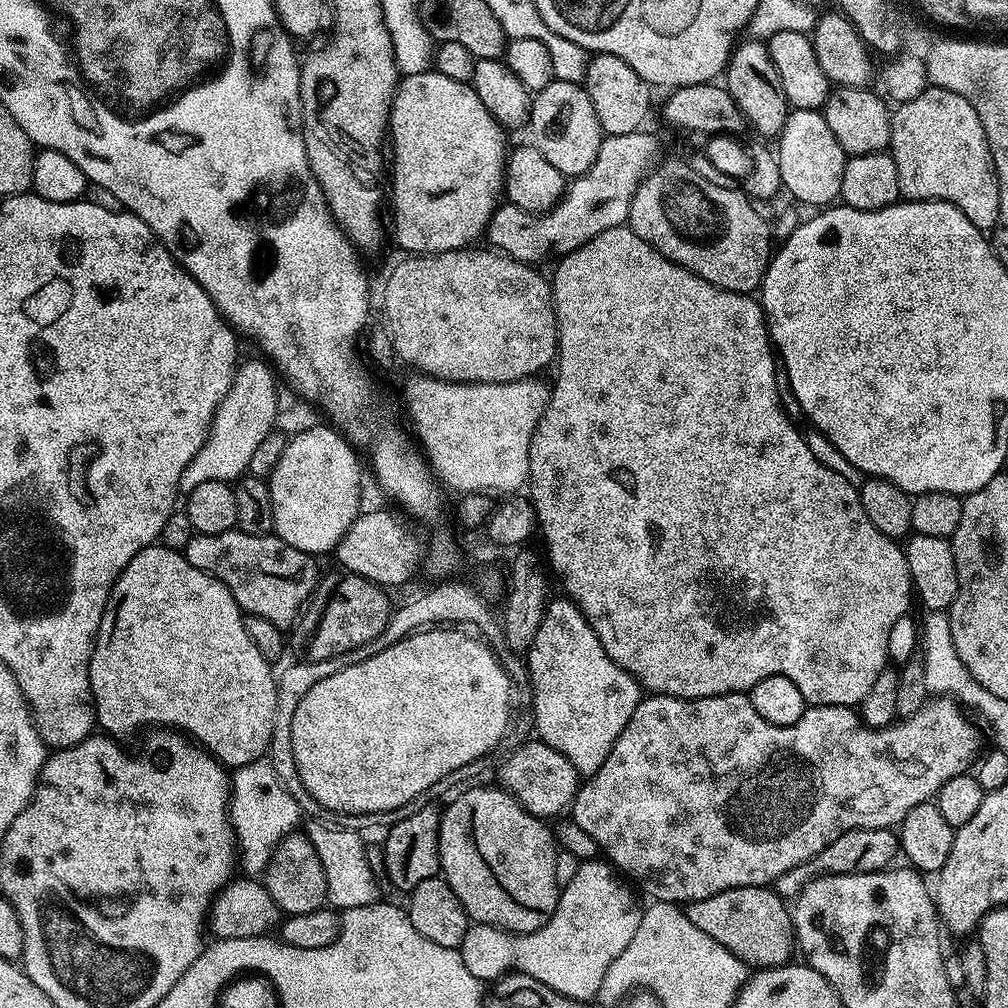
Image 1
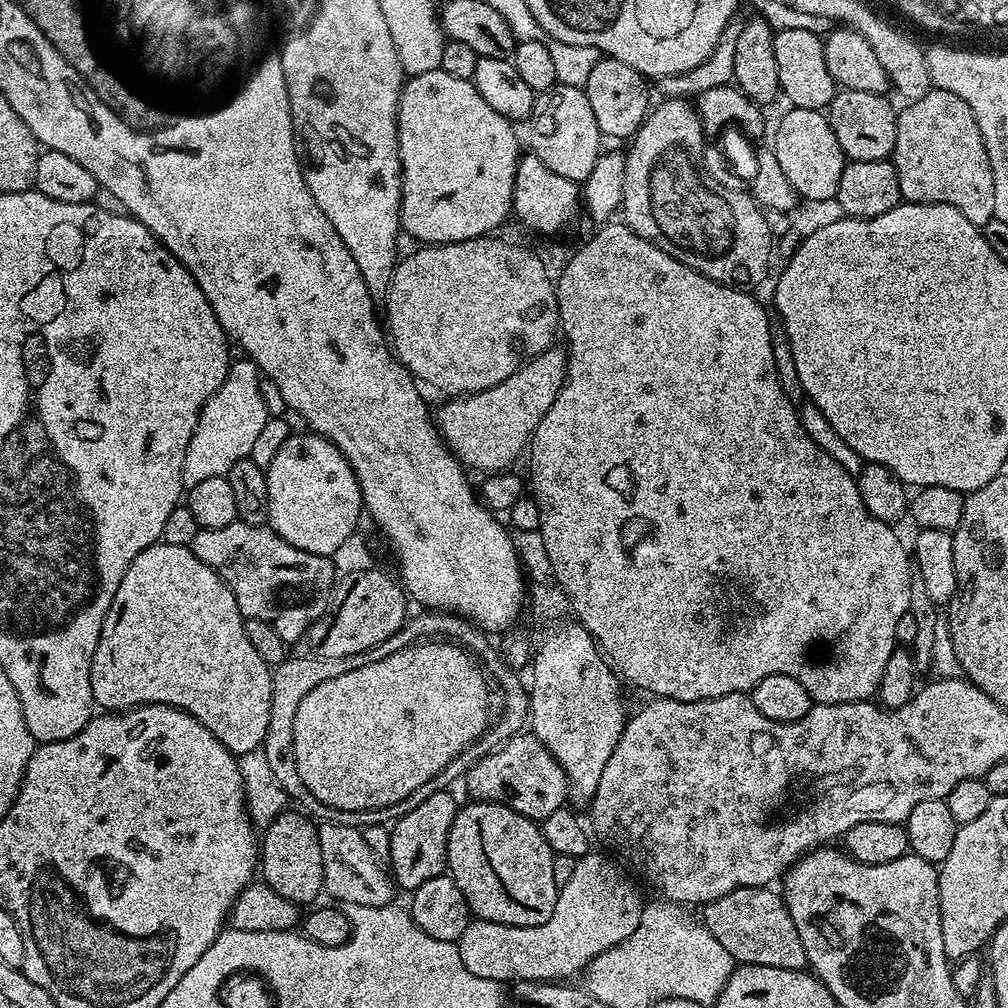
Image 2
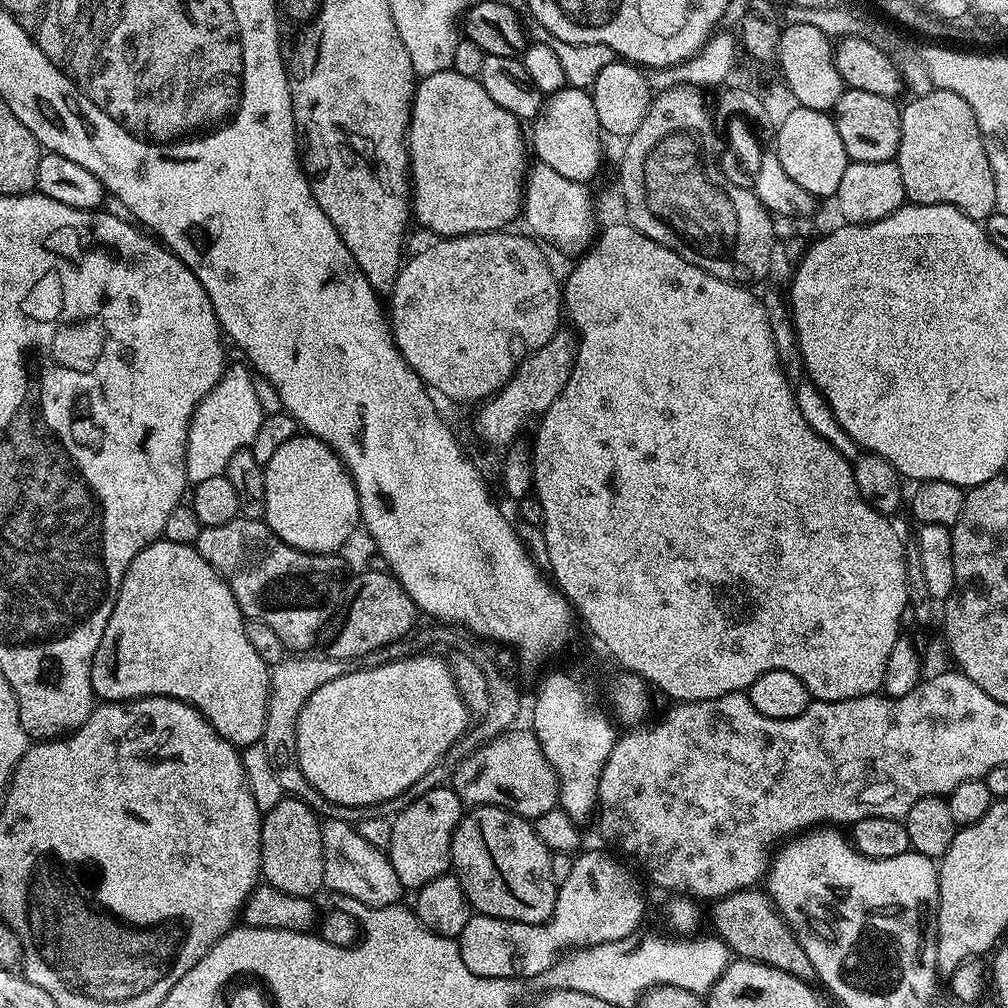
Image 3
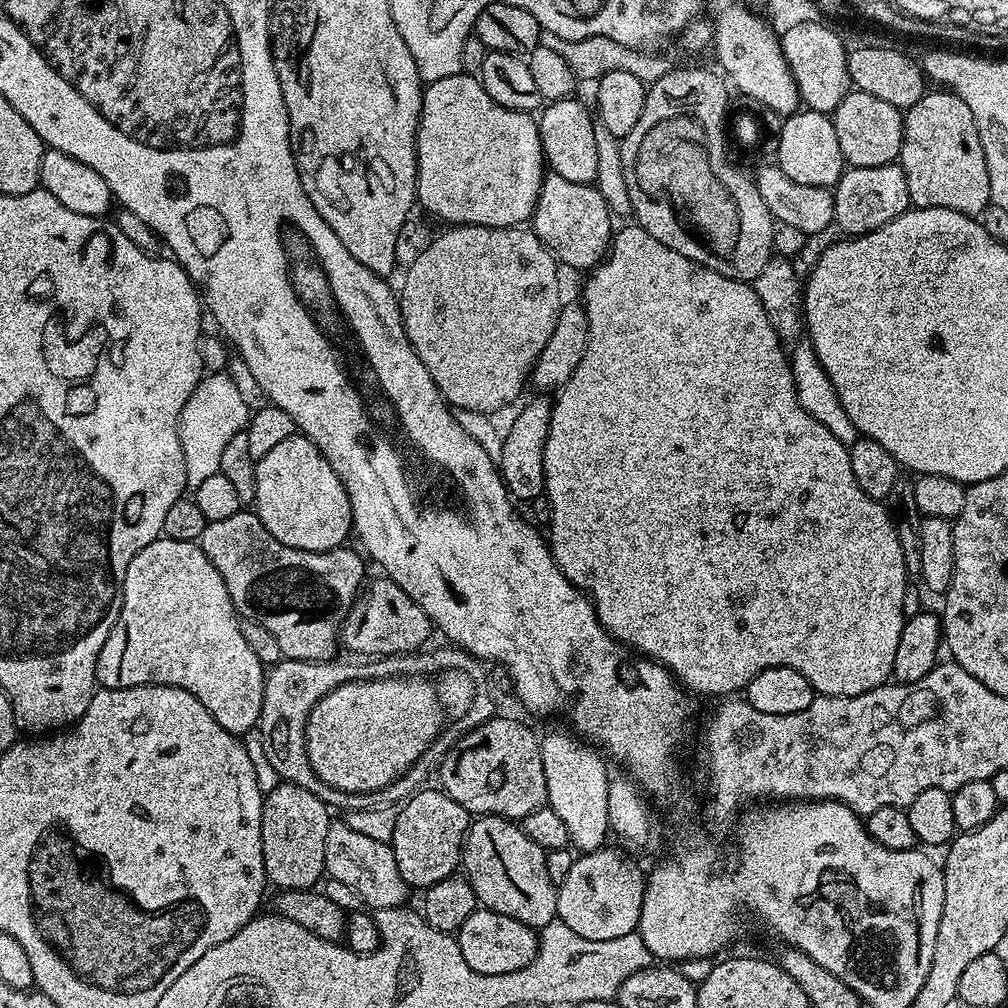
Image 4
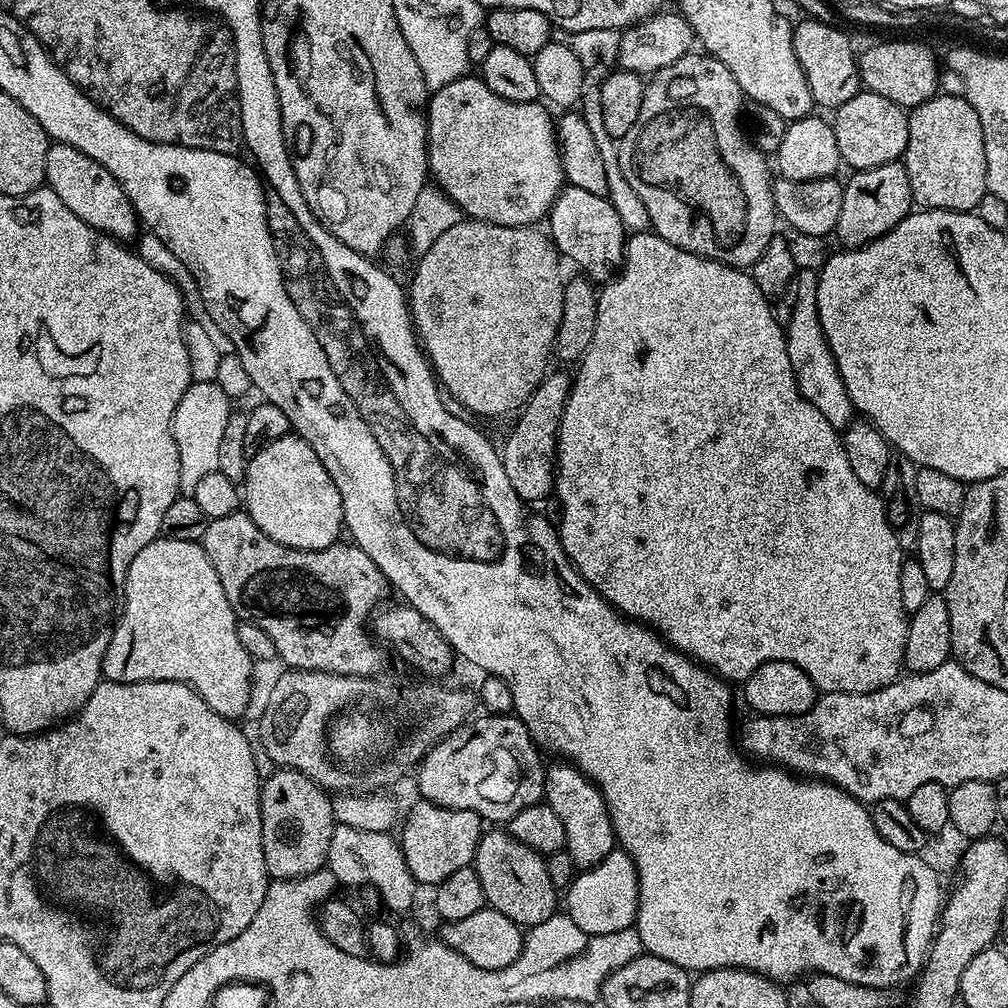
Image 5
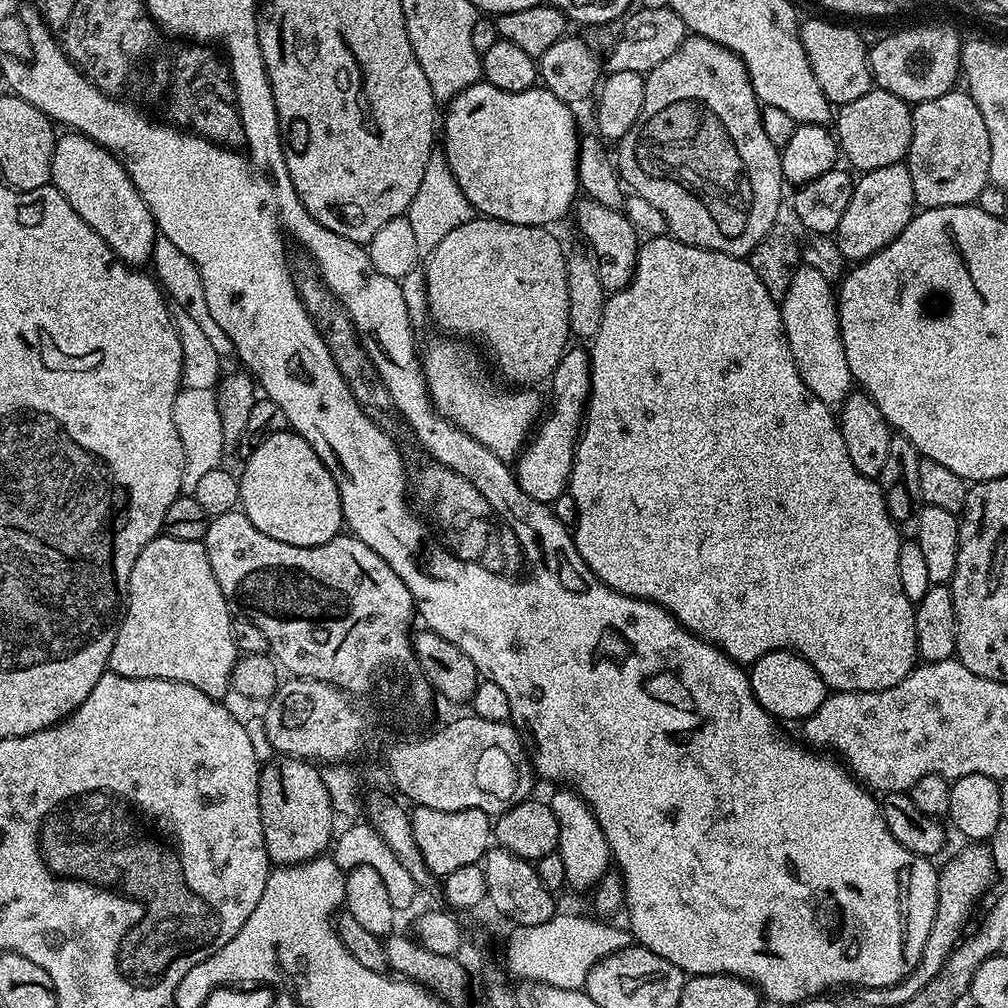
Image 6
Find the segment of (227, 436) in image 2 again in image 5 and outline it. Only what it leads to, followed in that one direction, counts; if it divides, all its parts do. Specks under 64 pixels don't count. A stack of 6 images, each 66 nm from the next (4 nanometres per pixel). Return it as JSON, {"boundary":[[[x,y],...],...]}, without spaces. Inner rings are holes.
{"boundary":[[[216,380],[189,384],[172,415],[172,433],[178,446],[180,463],[181,496],[192,497],[198,481],[206,478],[206,474],[216,471],[218,466],[218,445],[222,443],[222,434],[234,411],[234,405],[218,385]]]}

